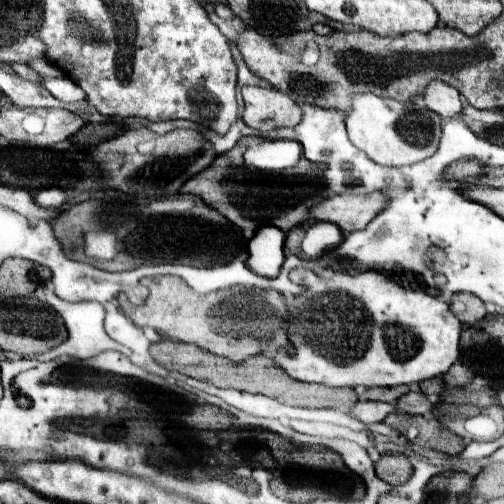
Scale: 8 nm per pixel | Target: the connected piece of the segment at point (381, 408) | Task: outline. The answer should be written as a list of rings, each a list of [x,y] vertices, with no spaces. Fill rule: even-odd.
[[[359,400],[353,408],[351,414],[355,414],[361,422],[373,424],[373,422],[383,422],[391,412],[395,412],[397,406],[389,402],[371,402],[371,400]]]

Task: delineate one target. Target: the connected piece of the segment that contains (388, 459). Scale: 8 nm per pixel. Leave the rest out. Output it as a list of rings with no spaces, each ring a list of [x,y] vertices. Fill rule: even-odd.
[[[385,452],[385,454],[381,454],[379,462],[375,462],[375,472],[387,484],[399,486],[409,480],[413,468],[411,468],[407,456],[395,454],[395,452]]]

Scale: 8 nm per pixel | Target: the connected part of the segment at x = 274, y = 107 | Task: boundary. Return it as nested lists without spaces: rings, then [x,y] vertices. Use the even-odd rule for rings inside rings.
[[[243,86],[243,100],[243,120],[259,132],[295,126],[301,120],[299,104],[275,88]]]

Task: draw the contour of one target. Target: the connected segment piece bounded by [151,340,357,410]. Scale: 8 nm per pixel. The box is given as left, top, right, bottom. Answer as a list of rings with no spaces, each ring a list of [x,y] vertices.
[[[161,340],[161,342],[153,344],[151,354],[167,370],[177,370],[191,378],[211,382],[217,388],[235,388],[235,390],[245,390],[251,394],[265,394],[265,396],[277,398],[279,402],[289,404],[289,406],[303,406],[303,408],[337,408],[339,406],[339,408],[349,410],[357,402],[357,392],[353,388],[329,388],[329,386],[321,386],[321,384],[299,382],[299,380],[291,378],[283,368],[275,366],[273,360],[267,358],[265,354],[251,356],[249,360],[237,364],[223,356],[205,352],[195,344],[181,344],[181,342],[173,342],[173,340]]]

